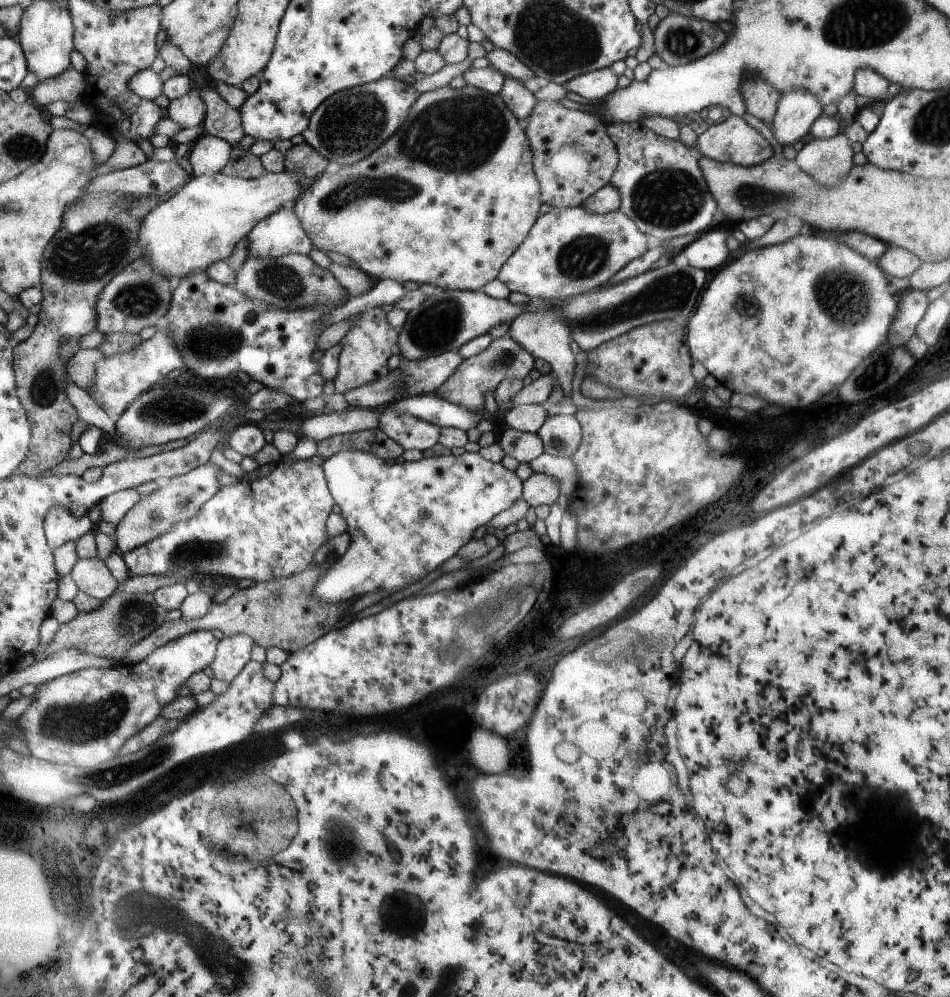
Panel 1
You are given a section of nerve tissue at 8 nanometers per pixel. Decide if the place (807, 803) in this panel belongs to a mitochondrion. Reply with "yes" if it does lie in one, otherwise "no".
no

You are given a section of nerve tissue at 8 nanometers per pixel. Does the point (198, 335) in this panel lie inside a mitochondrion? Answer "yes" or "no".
yes

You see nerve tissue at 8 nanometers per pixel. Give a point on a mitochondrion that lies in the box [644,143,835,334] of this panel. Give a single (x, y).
(749, 196)

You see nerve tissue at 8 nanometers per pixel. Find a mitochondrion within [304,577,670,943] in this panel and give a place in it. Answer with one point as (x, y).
(405, 911)

